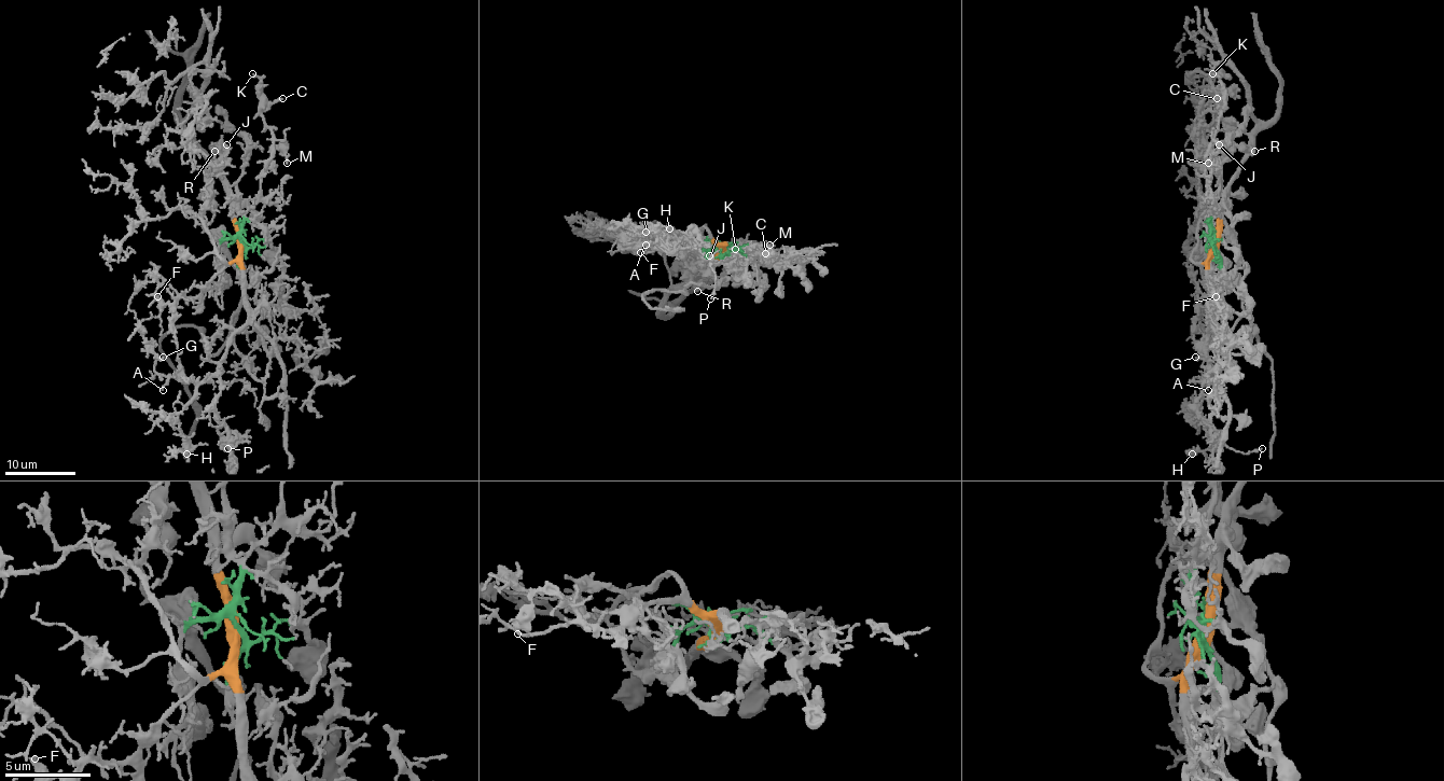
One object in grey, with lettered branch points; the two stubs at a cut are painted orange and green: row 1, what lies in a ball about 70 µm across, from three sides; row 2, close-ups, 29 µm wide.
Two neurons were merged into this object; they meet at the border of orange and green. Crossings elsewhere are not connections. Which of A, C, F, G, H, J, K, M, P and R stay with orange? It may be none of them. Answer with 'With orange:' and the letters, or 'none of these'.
With orange: A, F, G, H, P

